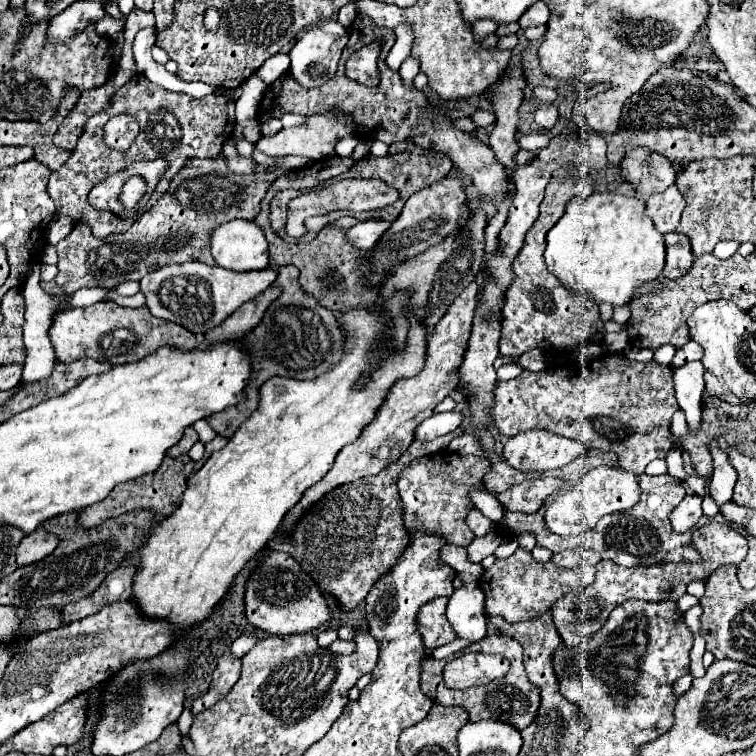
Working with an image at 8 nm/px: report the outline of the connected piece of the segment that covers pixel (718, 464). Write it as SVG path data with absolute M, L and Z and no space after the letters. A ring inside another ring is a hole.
M710 444L710 450L714 454L714 474L708 488L714 502L722 506L732 498L732 488L736 484L736 470L726 460L726 454L716 448L716 444Z

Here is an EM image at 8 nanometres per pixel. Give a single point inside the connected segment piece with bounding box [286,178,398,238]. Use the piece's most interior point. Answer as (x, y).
(359, 195)

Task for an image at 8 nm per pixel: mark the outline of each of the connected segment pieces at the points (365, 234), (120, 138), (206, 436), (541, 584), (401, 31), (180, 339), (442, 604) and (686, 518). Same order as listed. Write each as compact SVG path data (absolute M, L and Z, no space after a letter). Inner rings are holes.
M368 220L368 222L358 222L354 226L350 226L346 230L346 238L350 242L354 242L354 246L362 248L362 250L370 250L378 238L382 236L382 232L390 226L390 222L384 220Z
M128 114L112 116L104 127L104 142L116 152L128 150L136 136L138 136L138 120L134 120L134 116Z
M198 420L198 422L194 422L192 426L194 426L194 430L198 432L198 436L200 436L200 440L202 440L204 444L210 442L210 440L216 436L216 432L210 428L210 424L208 424L206 420Z
M518 548L510 558L496 560L492 568L484 570L478 584L486 596L486 614L490 616L500 614L508 622L518 622L518 620L536 618L538 614L546 612L548 608L552 608L552 604L558 598L562 598L570 590L580 590L590 586L594 582L594 574L596 574L596 568L590 564L582 564L574 570L564 572L554 568L552 562L546 562L546 564L536 562L530 552L524 552L522 548Z
M398 26L396 28L396 44L392 46L388 58L386 58L386 64L390 70L398 72L400 64L410 56L410 46L412 46L412 30L408 26Z
M98 302L98 304L86 306L86 308L60 308L54 314L48 336L54 346L56 358L62 364L70 364L70 362L82 360L82 358L94 358L98 362L110 362L116 366L116 364L138 362L146 354L148 356L154 354L156 348L160 348L160 346L172 346L172 348L180 348L180 350L194 350L194 346L196 346L196 336L192 332L188 332L186 328L182 328L174 322L158 320L156 316L152 316L152 312L146 306L126 308L116 302ZM116 328L126 328L136 338L126 338L126 340L112 338L110 346L100 346L104 336L112 334L112 330L116 330Z
M446 596L434 598L428 604L424 604L418 612L418 624L420 624L420 634L428 650L434 650L438 646L450 644L456 640L456 632L446 620Z
M688 494L670 514L672 528L676 532L686 532L696 526L696 522L702 516L702 496L700 494Z

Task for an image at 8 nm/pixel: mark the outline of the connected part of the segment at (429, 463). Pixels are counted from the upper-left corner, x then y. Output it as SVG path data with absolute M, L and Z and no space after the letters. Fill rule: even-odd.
M438 452L420 460L412 460L412 464L402 470L396 482L402 498L402 520L410 536L424 532L444 538L446 544L468 546L474 538L474 532L464 524L466 508L470 506L468 490L484 488L482 476L486 470L486 460L480 460L478 456L460 456L454 452Z

